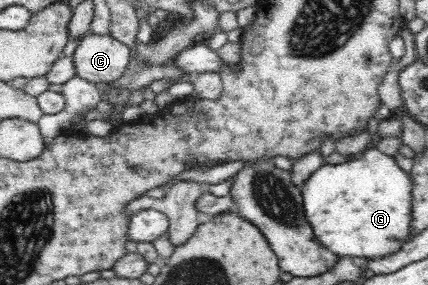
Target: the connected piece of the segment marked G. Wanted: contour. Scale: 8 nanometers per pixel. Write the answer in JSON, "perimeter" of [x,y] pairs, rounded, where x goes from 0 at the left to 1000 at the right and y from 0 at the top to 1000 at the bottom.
{"perimeter":[[[869,509],[841,547],[790,579],[755,579],[724,614],[701,660],[713,775],[731,804],[738,846],[745,839],[750,860],[759,860],[787,902],[893,905],[932,877],[958,825],[963,656],[960,621],[932,586],[925,558],[897,544]]]}

